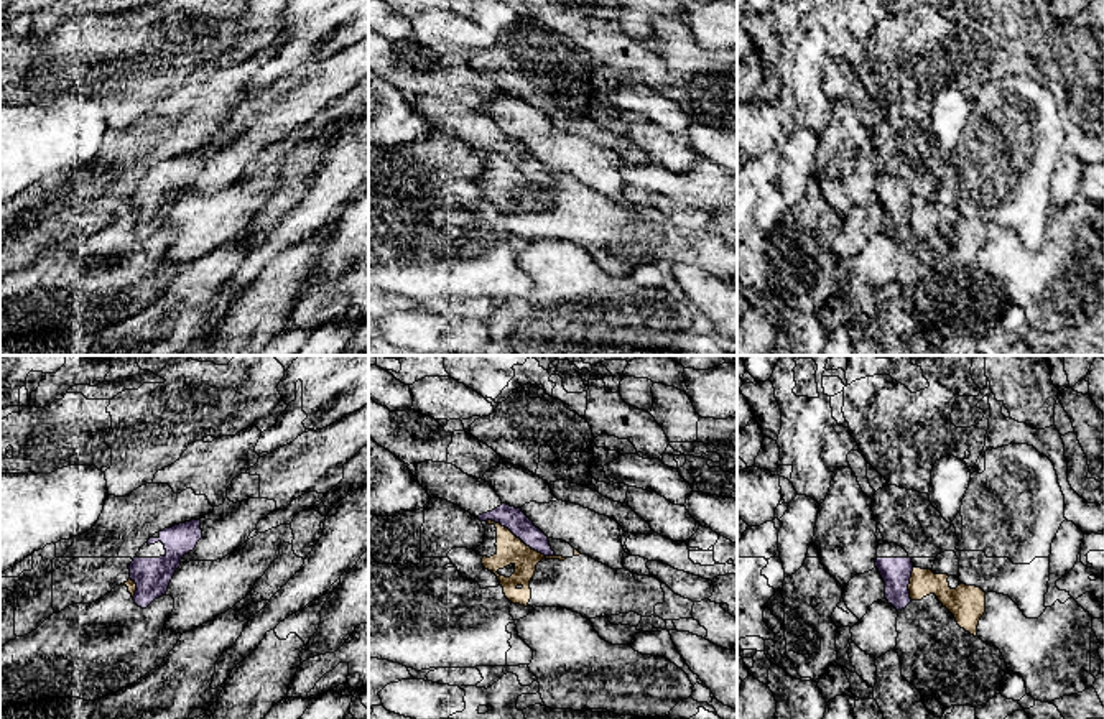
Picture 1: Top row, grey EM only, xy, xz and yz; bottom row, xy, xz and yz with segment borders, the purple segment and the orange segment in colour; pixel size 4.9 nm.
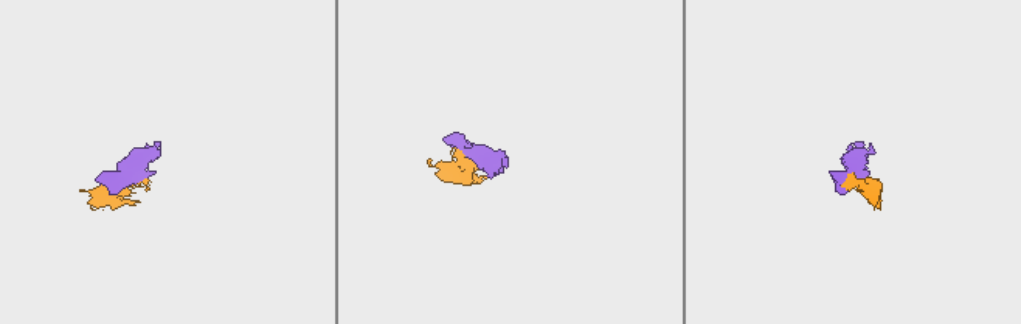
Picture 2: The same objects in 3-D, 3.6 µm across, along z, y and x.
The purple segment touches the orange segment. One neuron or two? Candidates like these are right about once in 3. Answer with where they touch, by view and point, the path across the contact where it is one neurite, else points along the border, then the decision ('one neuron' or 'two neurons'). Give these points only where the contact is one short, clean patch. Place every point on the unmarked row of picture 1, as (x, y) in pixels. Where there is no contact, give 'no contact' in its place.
contact xz (520, 170); two neurons

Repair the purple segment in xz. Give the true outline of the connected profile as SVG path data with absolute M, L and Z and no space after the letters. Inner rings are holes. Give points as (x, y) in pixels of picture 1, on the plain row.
M424 92L410 95L408 100L431 130L448 132L480 153L500 155L531 181L554 188L548 168L533 156L522 140L503 135L489 114L467 107L446 94Z

